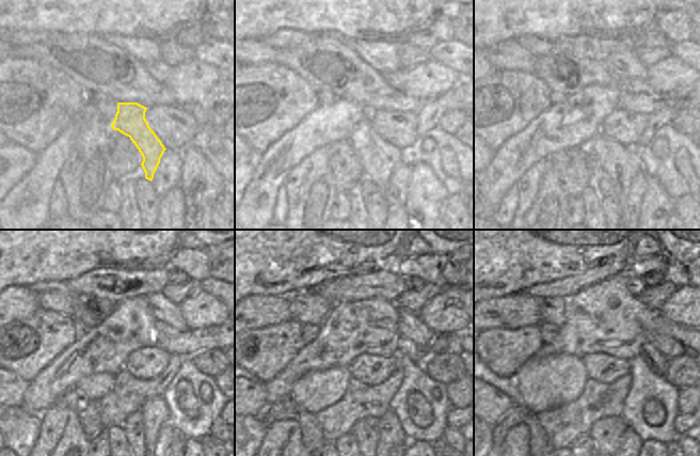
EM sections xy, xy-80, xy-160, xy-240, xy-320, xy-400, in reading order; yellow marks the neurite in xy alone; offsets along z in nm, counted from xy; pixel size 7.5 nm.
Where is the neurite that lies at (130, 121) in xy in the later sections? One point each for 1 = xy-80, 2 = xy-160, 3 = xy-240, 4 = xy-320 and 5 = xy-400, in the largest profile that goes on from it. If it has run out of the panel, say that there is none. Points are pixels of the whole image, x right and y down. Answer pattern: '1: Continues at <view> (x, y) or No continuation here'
1: Continues at xy-80 (378, 157)
2: Continues at xy-160 (621, 163)
3: Continues at xy-240 (155, 413)
4: Continues at xy-320 (391, 438)
5: Continues at xy-400 (631, 442)

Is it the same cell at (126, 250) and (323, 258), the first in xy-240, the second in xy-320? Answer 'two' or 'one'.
one

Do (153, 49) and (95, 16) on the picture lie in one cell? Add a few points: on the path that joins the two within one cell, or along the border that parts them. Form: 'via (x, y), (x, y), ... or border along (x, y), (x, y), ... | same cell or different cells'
border along (106, 33), (152, 37), (155, 41) | different cells

